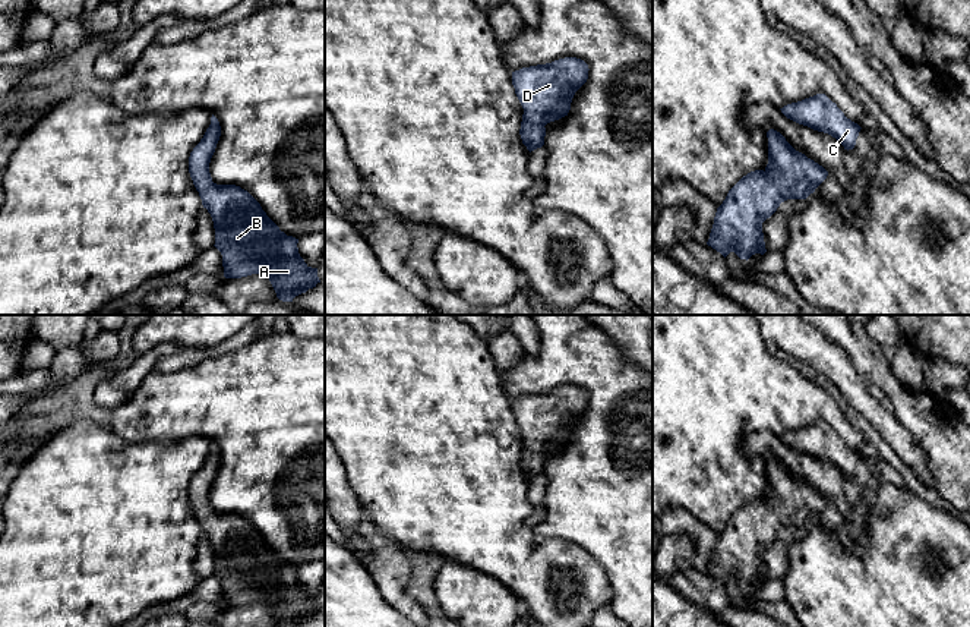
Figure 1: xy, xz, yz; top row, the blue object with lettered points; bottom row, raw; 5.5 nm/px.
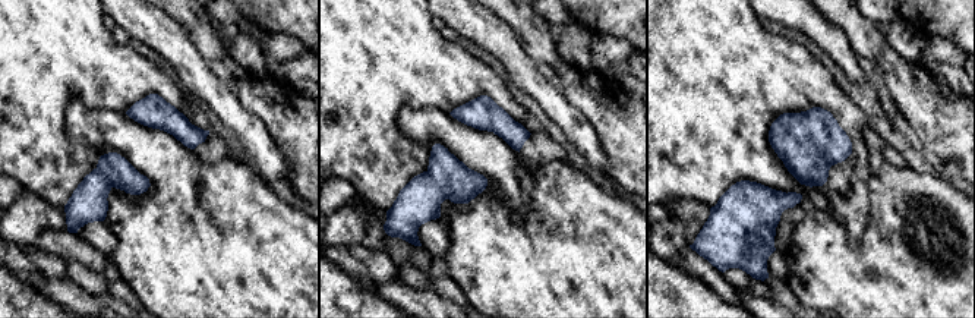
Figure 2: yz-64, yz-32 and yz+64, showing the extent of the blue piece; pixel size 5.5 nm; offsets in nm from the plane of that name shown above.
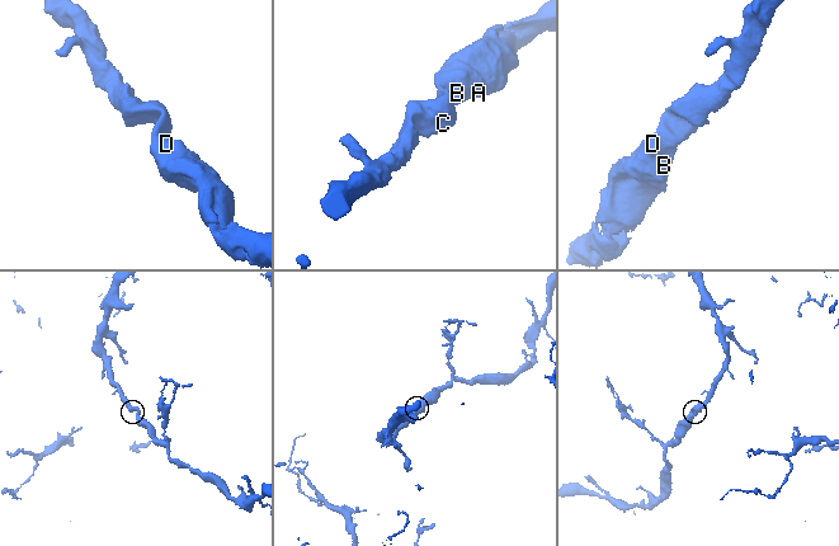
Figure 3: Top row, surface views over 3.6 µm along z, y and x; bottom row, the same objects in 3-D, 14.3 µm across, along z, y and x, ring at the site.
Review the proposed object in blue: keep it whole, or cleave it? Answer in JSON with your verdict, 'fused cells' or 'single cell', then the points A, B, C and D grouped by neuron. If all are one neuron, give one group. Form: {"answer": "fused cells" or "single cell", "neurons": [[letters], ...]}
{"answer": "single cell", "neurons": [["A", "B", "C", "D"]]}

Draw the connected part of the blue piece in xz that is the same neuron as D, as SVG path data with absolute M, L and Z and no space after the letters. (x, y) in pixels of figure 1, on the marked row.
M565 57L512 72L512 85L524 108L519 135L530 152L544 145L547 123L568 116L588 70L584 60Z

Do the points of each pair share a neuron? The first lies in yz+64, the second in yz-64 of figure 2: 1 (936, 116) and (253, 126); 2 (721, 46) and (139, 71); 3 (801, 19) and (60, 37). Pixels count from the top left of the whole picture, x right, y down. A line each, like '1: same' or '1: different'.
1: different
2: same
3: different

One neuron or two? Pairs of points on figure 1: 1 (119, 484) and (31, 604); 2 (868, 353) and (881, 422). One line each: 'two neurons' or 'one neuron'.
1: one neuron
2: two neurons

